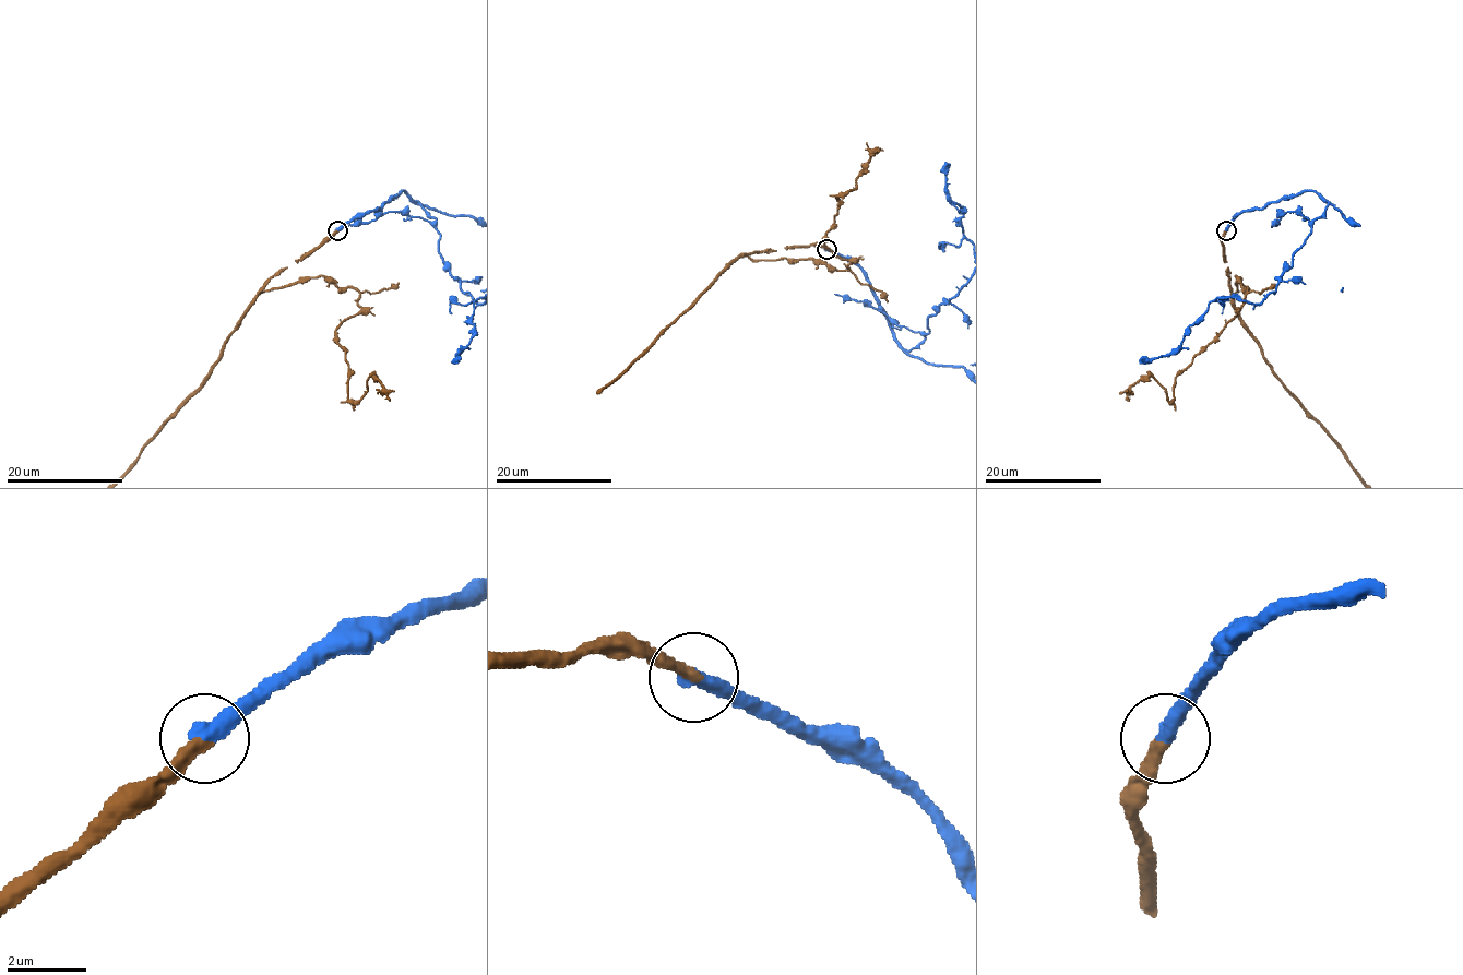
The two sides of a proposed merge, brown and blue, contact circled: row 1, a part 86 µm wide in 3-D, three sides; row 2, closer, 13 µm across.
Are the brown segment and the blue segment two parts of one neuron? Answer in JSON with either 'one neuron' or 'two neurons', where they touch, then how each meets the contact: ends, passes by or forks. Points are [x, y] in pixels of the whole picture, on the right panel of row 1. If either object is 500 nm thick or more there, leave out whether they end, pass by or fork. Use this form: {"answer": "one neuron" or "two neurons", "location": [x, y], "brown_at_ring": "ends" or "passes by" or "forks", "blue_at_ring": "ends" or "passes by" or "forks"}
{"answer": "one neuron", "location": [1226, 230], "brown_at_ring": "ends", "blue_at_ring": "ends"}

